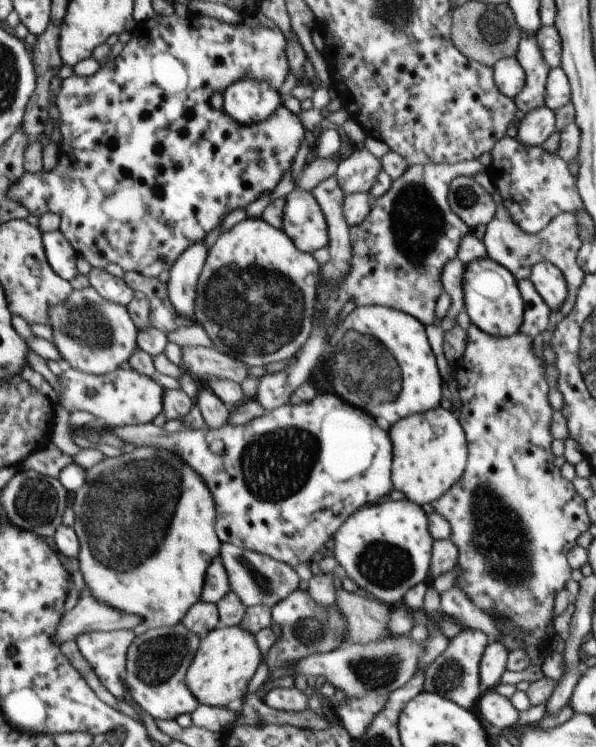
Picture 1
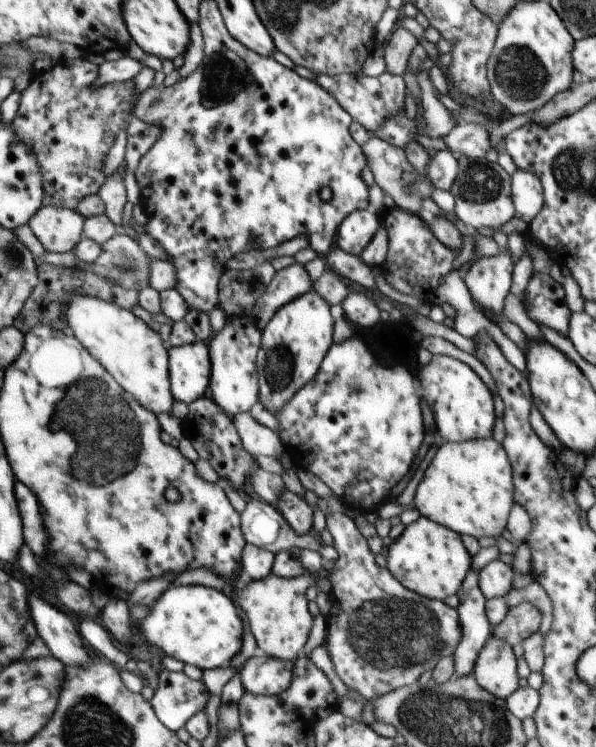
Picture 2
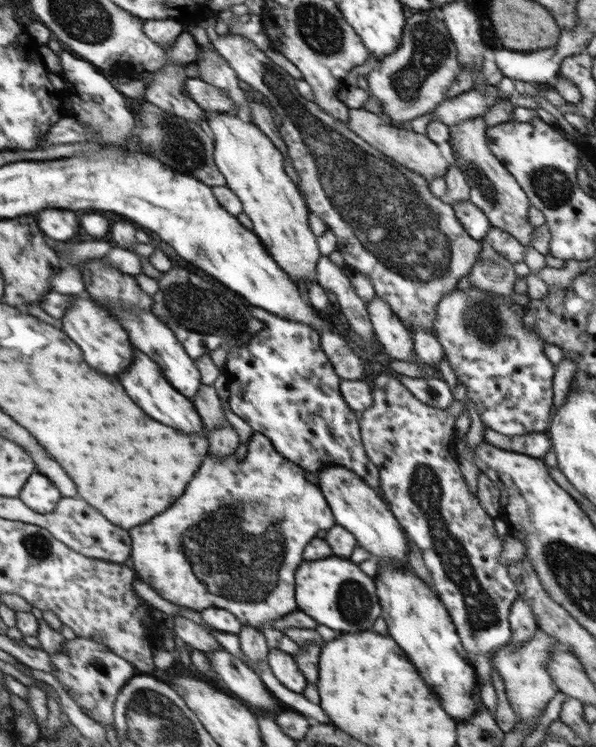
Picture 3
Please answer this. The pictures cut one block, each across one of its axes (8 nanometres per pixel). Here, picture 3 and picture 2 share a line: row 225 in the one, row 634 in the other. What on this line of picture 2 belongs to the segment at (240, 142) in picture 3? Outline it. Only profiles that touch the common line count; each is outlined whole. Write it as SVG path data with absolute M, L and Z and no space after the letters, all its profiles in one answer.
M307 572L296 578L280 578L271 573L264 580L248 580L247 586L233 592L234 599L248 615L251 630L258 642L258 653L282 660L294 661L298 658L298 652L308 642L308 632L314 622L308 612L308 602L304 598L310 586L325 593L330 593L331 590L331 582L325 576L315 576Z

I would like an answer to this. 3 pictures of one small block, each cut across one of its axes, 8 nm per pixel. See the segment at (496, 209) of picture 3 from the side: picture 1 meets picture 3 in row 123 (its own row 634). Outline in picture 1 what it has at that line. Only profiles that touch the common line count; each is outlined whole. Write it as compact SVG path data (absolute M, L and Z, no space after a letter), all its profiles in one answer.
M470 628L450 639L446 651L426 668L424 691L442 695L464 710L470 710L480 698L481 678L478 678L478 662L484 657L486 646L489 644L490 640L484 632Z

